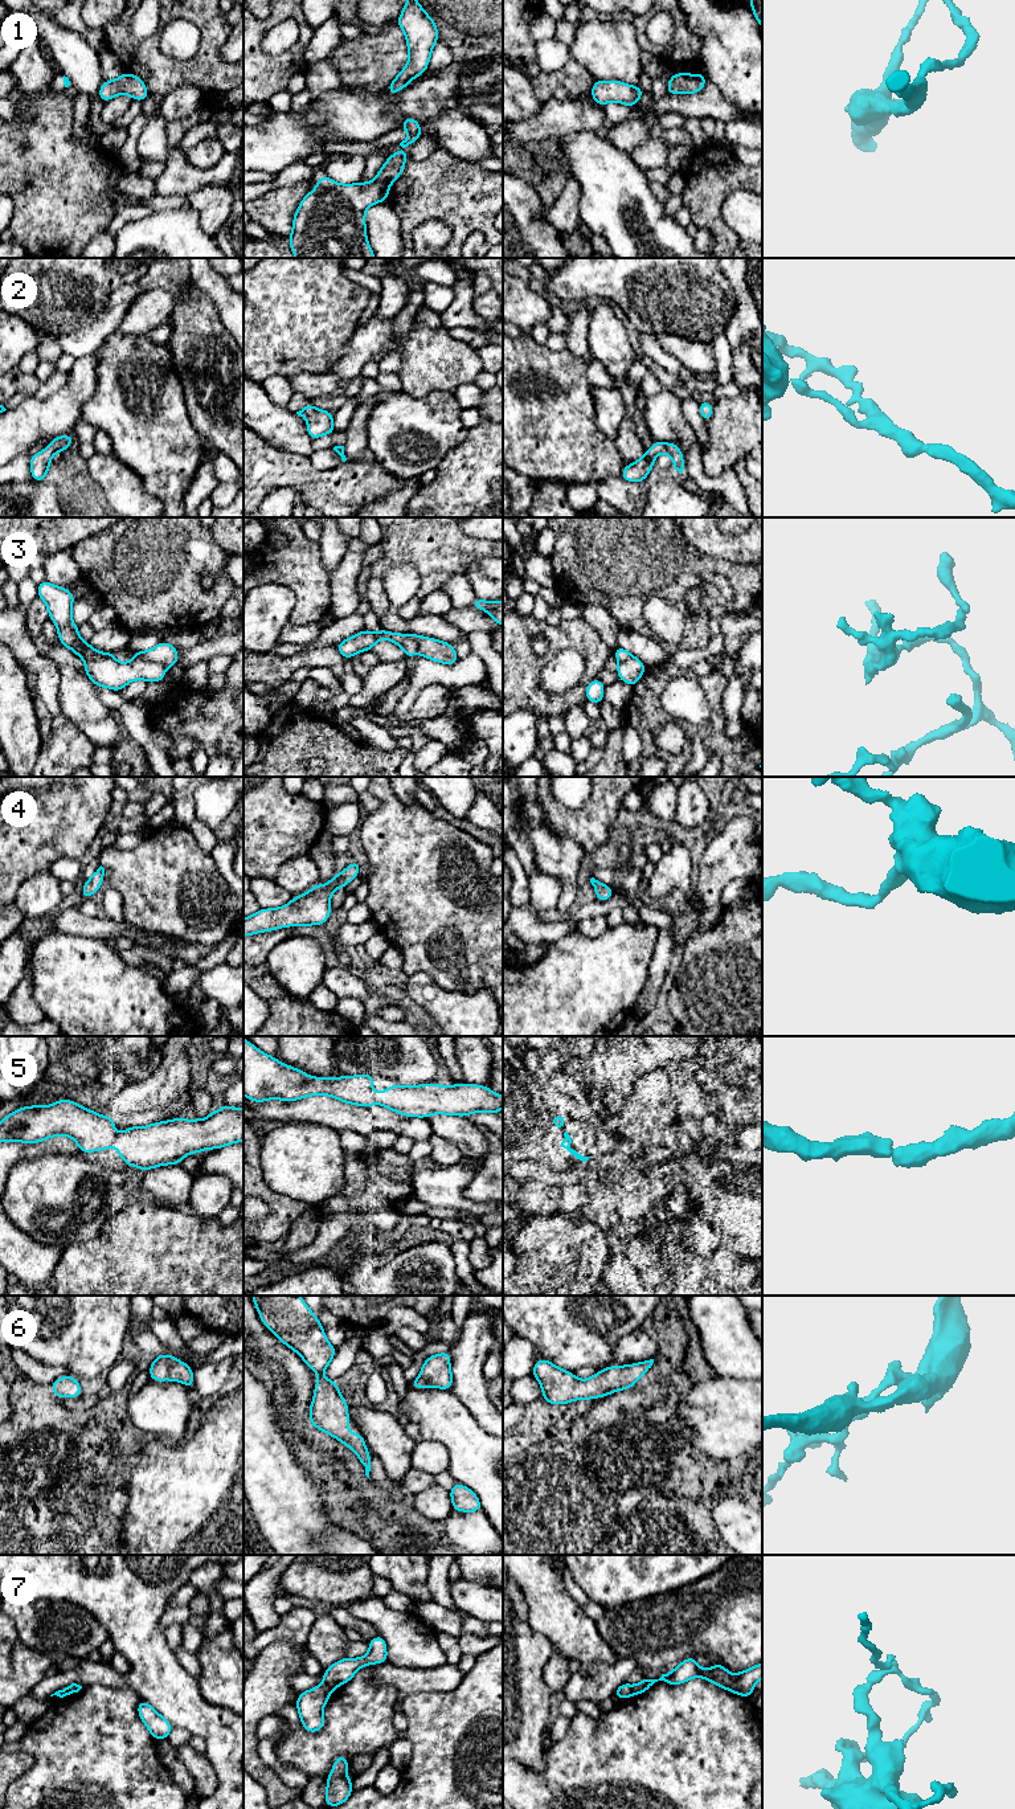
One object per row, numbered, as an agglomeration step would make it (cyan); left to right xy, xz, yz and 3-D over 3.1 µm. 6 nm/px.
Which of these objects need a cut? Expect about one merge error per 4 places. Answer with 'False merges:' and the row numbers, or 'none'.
False merges: 3, 7

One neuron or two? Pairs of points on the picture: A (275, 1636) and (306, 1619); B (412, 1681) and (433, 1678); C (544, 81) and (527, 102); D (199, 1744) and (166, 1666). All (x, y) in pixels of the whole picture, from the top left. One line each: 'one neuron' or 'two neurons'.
A: one neuron
B: one neuron
C: two neurons
D: two neurons

